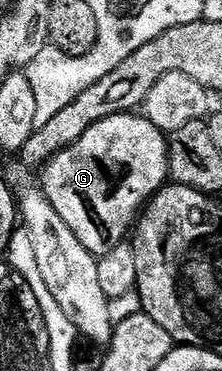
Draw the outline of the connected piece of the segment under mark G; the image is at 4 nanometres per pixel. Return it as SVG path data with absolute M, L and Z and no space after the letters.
M125 112L109 116L96 122L84 138L53 156L42 174L41 187L56 214L64 218L82 245L95 258L100 258L127 239L144 205L167 183L170 175L168 136L145 115Z

